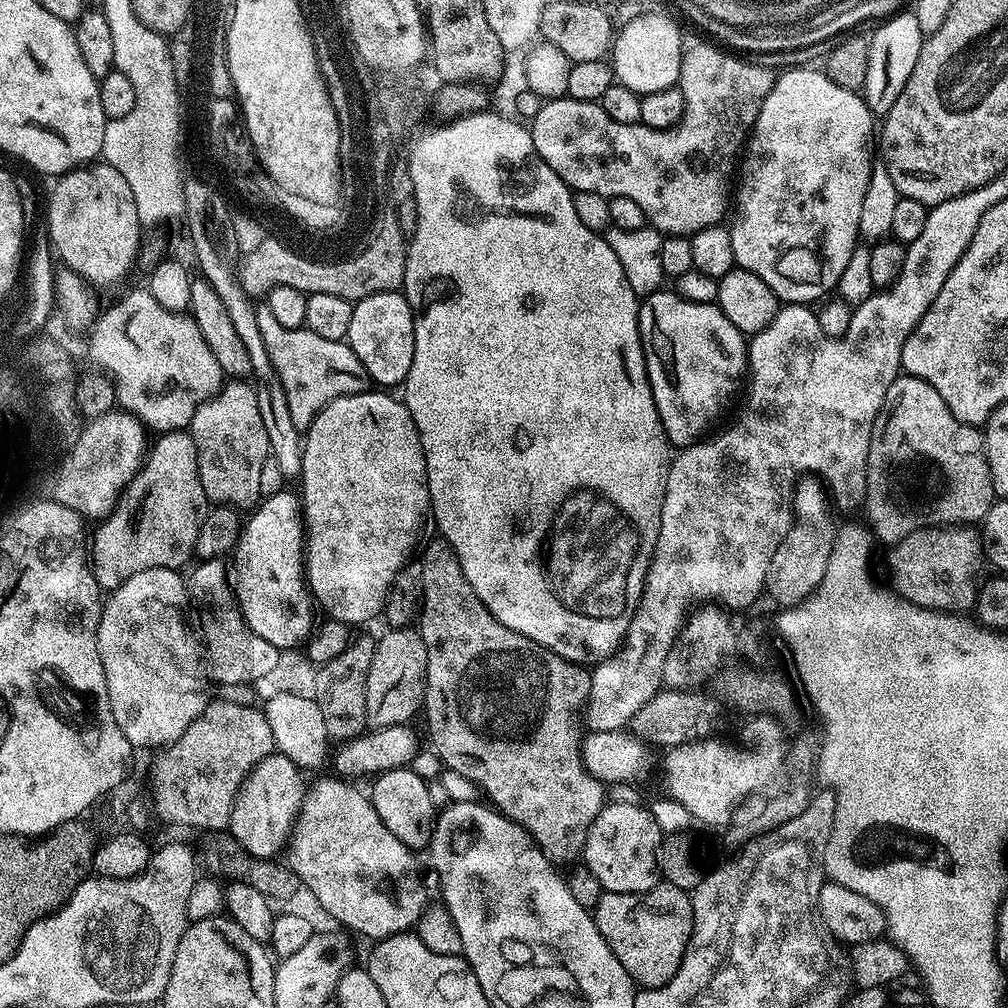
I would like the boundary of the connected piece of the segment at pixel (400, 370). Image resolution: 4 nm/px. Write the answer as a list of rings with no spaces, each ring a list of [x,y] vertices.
[[[403,291],[370,294],[355,301],[350,314],[350,330],[346,343],[358,354],[358,362],[366,366],[368,379],[373,385],[403,385],[410,374],[410,362],[414,362],[414,318],[410,302]]]

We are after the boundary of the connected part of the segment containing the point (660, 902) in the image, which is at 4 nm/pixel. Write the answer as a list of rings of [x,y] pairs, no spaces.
[[[658,882],[649,892],[622,894],[621,892],[601,891],[592,912],[592,920],[598,926],[598,934],[602,934],[602,938],[606,938],[606,946],[610,946],[610,950],[614,950],[614,958],[618,958],[618,962],[622,962],[626,974],[630,974],[633,982],[641,989],[657,988],[670,982],[670,978],[674,978],[674,974],[678,974],[678,966],[682,966],[684,951],[689,938],[692,937],[694,910],[691,895],[685,889],[667,882]]]

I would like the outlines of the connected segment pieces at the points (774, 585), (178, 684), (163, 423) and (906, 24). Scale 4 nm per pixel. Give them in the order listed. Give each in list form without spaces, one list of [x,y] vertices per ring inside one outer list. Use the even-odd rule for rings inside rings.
[[[804,474],[797,479],[792,490],[794,523],[778,550],[774,550],[766,585],[767,595],[772,595],[780,606],[800,604],[820,585],[822,574],[826,574],[838,527],[837,521],[832,521],[832,508],[828,505],[828,500],[830,501],[829,489],[819,475]]]
[[[154,567],[154,568],[151,568],[150,570],[144,570],[139,574],[134,574],[134,576],[131,578],[128,578],[126,582],[122,584],[122,586],[113,589],[109,593],[110,598],[108,599],[107,597],[105,599],[105,602],[103,603],[103,606],[101,607],[99,626],[98,626],[98,630],[96,631],[96,641],[98,642],[98,656],[102,661],[103,674],[106,677],[107,697],[110,698],[111,714],[114,715],[114,720],[116,721],[119,730],[122,731],[122,734],[126,735],[127,741],[130,742],[132,747],[138,750],[140,750],[140,748],[152,748],[151,750],[156,750],[159,748],[167,747],[169,744],[172,744],[174,741],[180,738],[182,734],[185,732],[186,728],[190,726],[190,722],[196,720],[197,717],[199,717],[200,714],[204,712],[204,704],[201,703],[201,700],[199,698],[200,682],[202,680],[202,676],[203,675],[205,676],[206,674],[206,662],[204,659],[203,643],[201,642],[201,639],[195,634],[193,627],[191,630],[191,628],[188,626],[187,616],[188,616],[188,612],[190,616],[190,611],[192,608],[191,596],[188,595],[187,581],[185,580],[185,577],[183,575],[182,576],[180,575],[182,574],[177,569],[166,568],[166,567]]]
[[[144,286],[126,293],[105,312],[103,309],[97,315],[88,338],[88,348],[92,351],[93,358],[101,364],[97,365],[112,377],[112,382],[116,385],[117,405],[139,417],[145,429],[152,431],[153,428],[153,433],[156,434],[187,429],[198,406],[217,396],[226,383],[222,366],[218,366],[210,346],[206,346],[206,338],[202,338],[202,330],[198,330],[191,315],[166,310],[158,297],[150,294]]]
[[[908,10],[883,21],[877,28],[880,29],[868,40],[868,61],[862,95],[864,104],[871,112],[883,114],[890,110],[890,106],[894,106],[898,94],[902,94],[902,86],[906,86],[906,78],[910,78],[914,70],[914,62],[918,62],[926,33],[918,30],[918,18]]]

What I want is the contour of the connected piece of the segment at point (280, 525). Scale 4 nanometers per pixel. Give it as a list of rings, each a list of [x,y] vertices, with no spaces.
[[[291,490],[263,497],[249,516],[252,517],[243,521],[240,537],[230,556],[230,579],[236,601],[250,630],[258,634],[258,638],[266,638],[275,648],[299,649],[312,636],[317,623],[317,609],[306,579],[306,529],[301,497]]]

